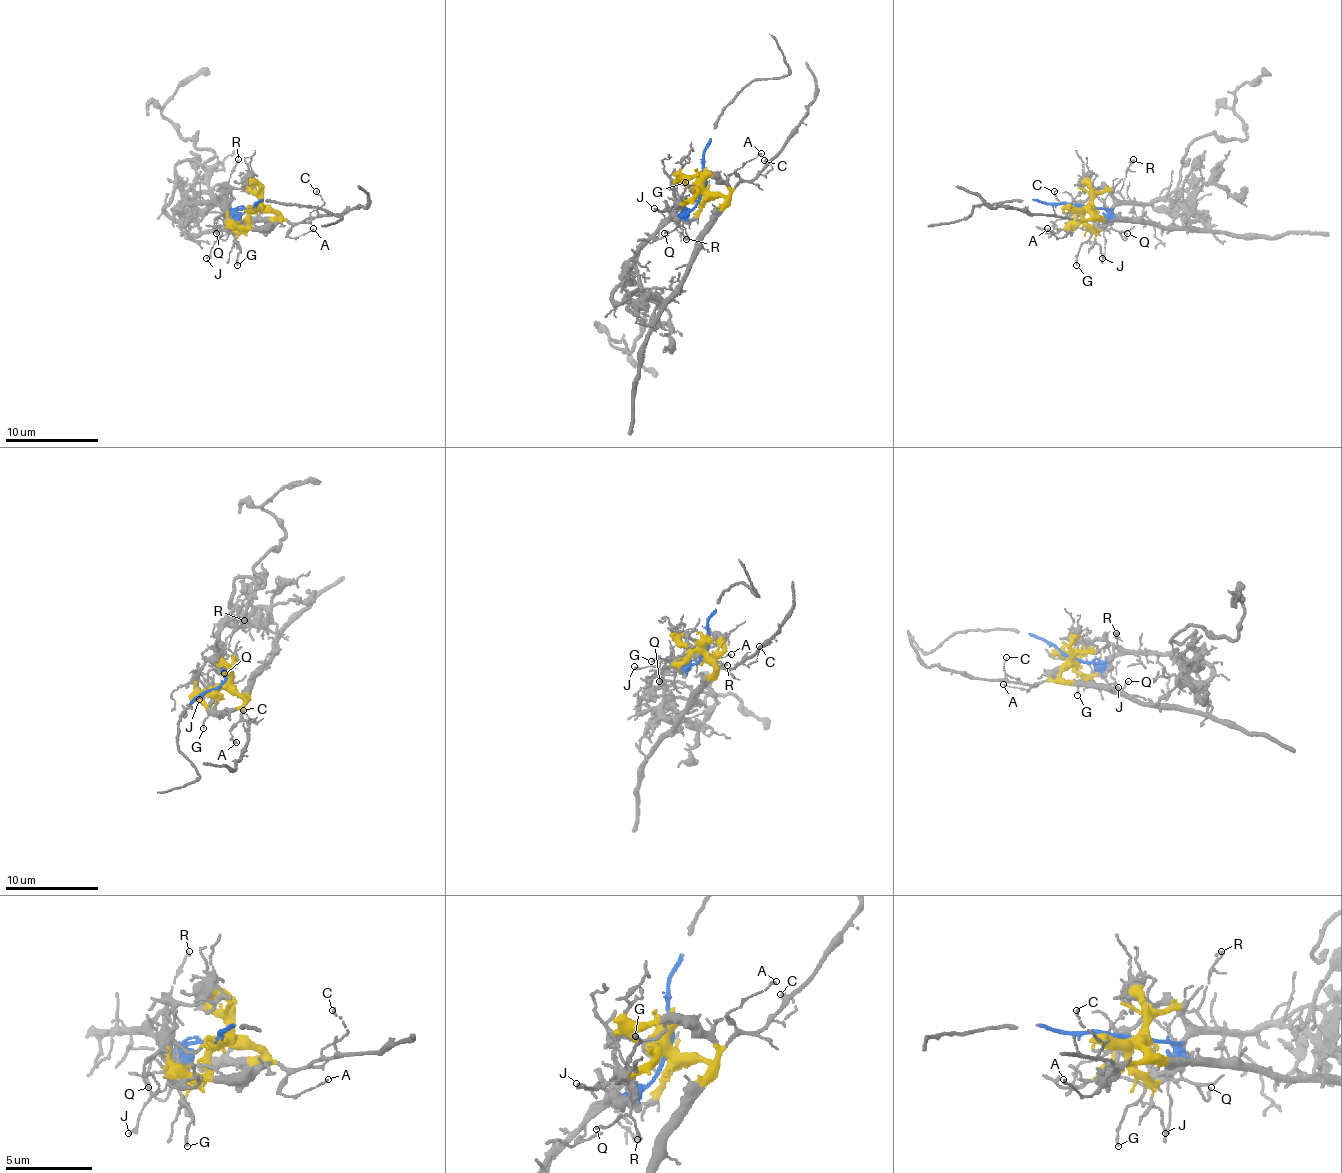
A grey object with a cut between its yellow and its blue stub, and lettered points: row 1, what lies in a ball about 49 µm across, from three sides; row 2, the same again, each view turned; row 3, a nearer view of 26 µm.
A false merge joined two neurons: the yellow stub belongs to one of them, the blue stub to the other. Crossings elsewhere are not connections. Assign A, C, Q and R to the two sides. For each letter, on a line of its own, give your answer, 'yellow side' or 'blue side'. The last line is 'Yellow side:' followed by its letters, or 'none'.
A: yellow side
C: yellow side
Q: blue side
R: blue side
Yellow side: A, C

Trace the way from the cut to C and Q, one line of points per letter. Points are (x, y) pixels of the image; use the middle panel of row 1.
C: (704, 181), (711, 192), (721, 192), (726, 197), (740, 183), (772, 167), (763, 160)
Q: (704, 183), (681, 225), (672, 232), (665, 232)

